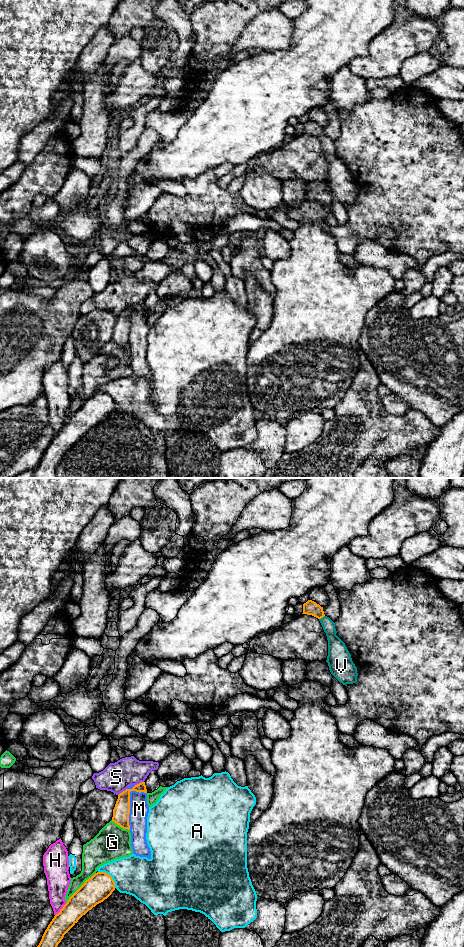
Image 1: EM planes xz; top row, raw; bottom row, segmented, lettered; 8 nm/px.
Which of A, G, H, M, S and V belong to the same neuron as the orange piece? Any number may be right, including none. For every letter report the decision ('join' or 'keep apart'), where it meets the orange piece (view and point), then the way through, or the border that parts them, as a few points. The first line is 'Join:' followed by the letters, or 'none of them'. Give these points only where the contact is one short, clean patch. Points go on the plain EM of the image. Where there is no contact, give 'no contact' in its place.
Join: V
A: keep apart | xz (110, 396)
G: keep apart | xz (80, 407)
H: keep apart | xz (61, 429)
M: keep apart | xz (129, 328)
S: keep apart | xz (139, 303)
V: join | xz (321, 137) | across xz (310, 127), (321, 137), (327, 143), (335, 164)

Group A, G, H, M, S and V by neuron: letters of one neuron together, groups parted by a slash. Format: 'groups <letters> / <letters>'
groups A / G / H / M / S / V

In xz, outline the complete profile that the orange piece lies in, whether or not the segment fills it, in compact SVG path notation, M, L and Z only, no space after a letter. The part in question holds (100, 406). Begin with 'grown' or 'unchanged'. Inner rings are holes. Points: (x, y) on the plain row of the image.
unchanged | M97 392L69 418L54 436L32 478L55 478L55 470L64 455L97 424L107 419L115 410L115 402L105 392Z

